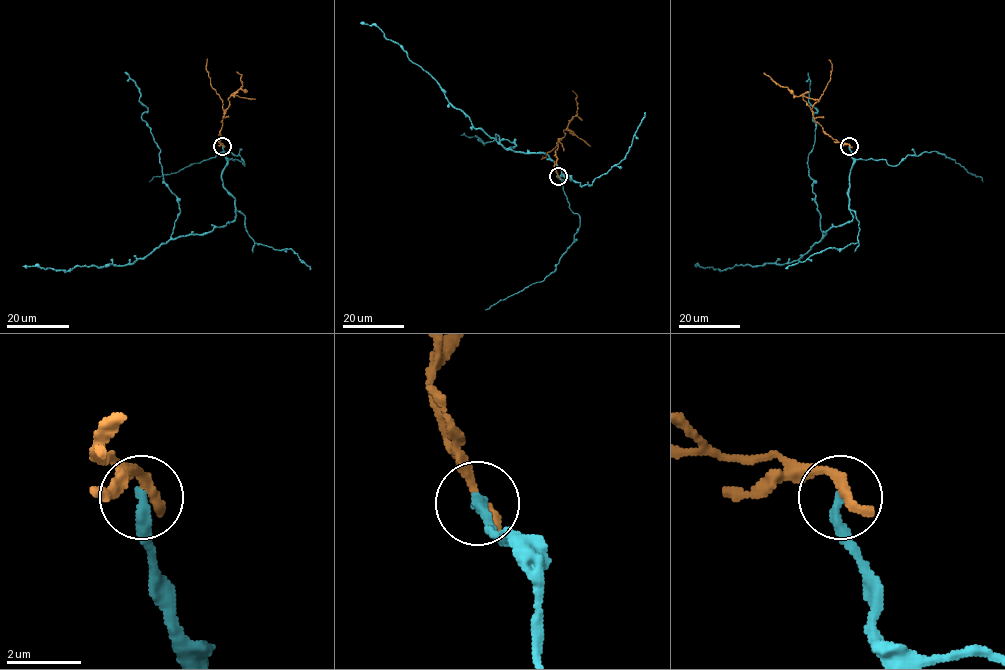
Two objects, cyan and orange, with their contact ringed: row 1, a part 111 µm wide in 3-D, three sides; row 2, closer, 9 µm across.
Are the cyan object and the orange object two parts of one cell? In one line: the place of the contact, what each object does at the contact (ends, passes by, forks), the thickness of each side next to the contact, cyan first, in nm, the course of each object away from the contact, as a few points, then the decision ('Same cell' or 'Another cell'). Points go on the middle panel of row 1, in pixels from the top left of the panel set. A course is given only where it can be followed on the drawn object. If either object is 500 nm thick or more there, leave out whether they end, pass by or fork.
Place: (558, 176). At the ring cyan ends. At the ring orange ends. Thickness 300 nm (cyan) against 320 nm. Course of cyan: (558, 176), (571, 178), (547, 155), (506, 149), (475, 128), (400, 46), (375, 25), (360, 22). Course of orange: (558, 176), (554, 165), (556, 142), (564, 136), (569, 121), (577, 113), (577, 95), (572, 91). Another cell

